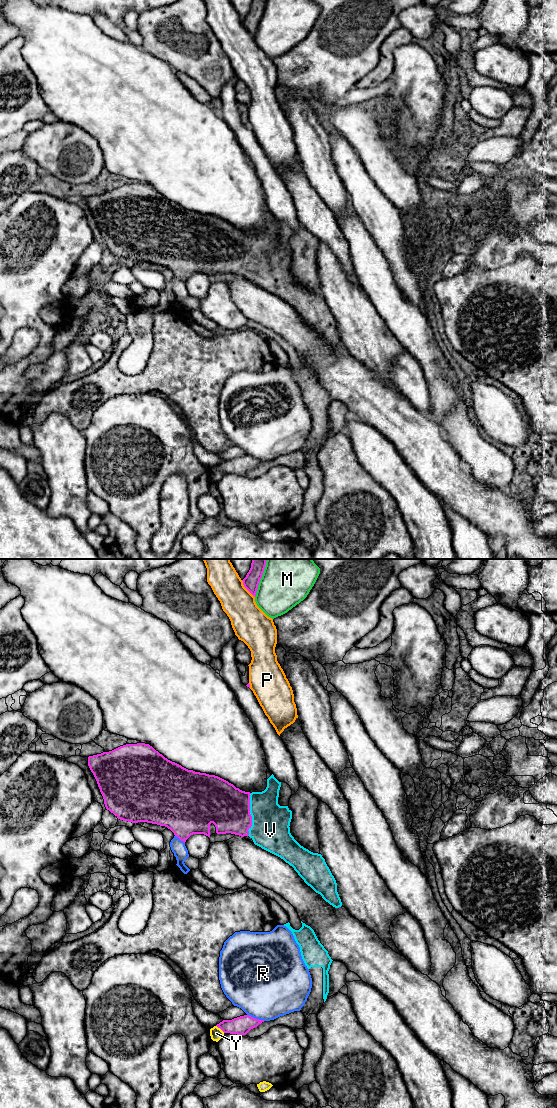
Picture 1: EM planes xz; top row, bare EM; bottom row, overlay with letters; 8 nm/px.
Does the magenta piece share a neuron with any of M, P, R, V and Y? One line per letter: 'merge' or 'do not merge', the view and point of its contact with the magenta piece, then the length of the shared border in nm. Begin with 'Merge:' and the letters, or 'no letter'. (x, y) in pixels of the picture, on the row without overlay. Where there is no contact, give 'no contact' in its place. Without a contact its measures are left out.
Merge: V
M: do not merge | xz (261, 17) | 320 nm
P: do not merge | xz (246, 28) | 180 nm
R: do not merge | xz (256, 459) | 150 nm
V: merge | xz (250, 254) | 340 nm
Y: do not merge | xz (220, 468) | 90 nm

